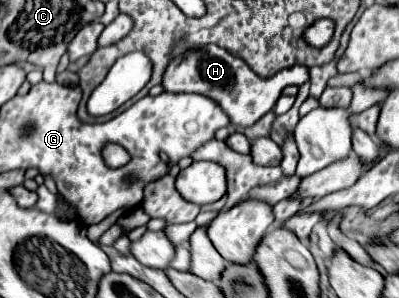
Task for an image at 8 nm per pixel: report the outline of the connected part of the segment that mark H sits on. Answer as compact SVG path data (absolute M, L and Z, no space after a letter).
M205 45L205 47L195 49L195 53L189 51L185 57L173 57L163 73L161 85L165 91L171 91L171 93L179 93L179 91L187 93L189 91L189 93L207 95L223 107L223 111L229 115L233 125L249 127L259 117L263 117L265 113L269 113L275 107L275 101L281 97L283 87L301 85L307 79L309 79L309 71L307 71L307 67L301 67L301 65L283 69L275 77L261 79L247 67L247 63L243 59L233 57L231 53L227 53L225 49L221 49L217 45Z

